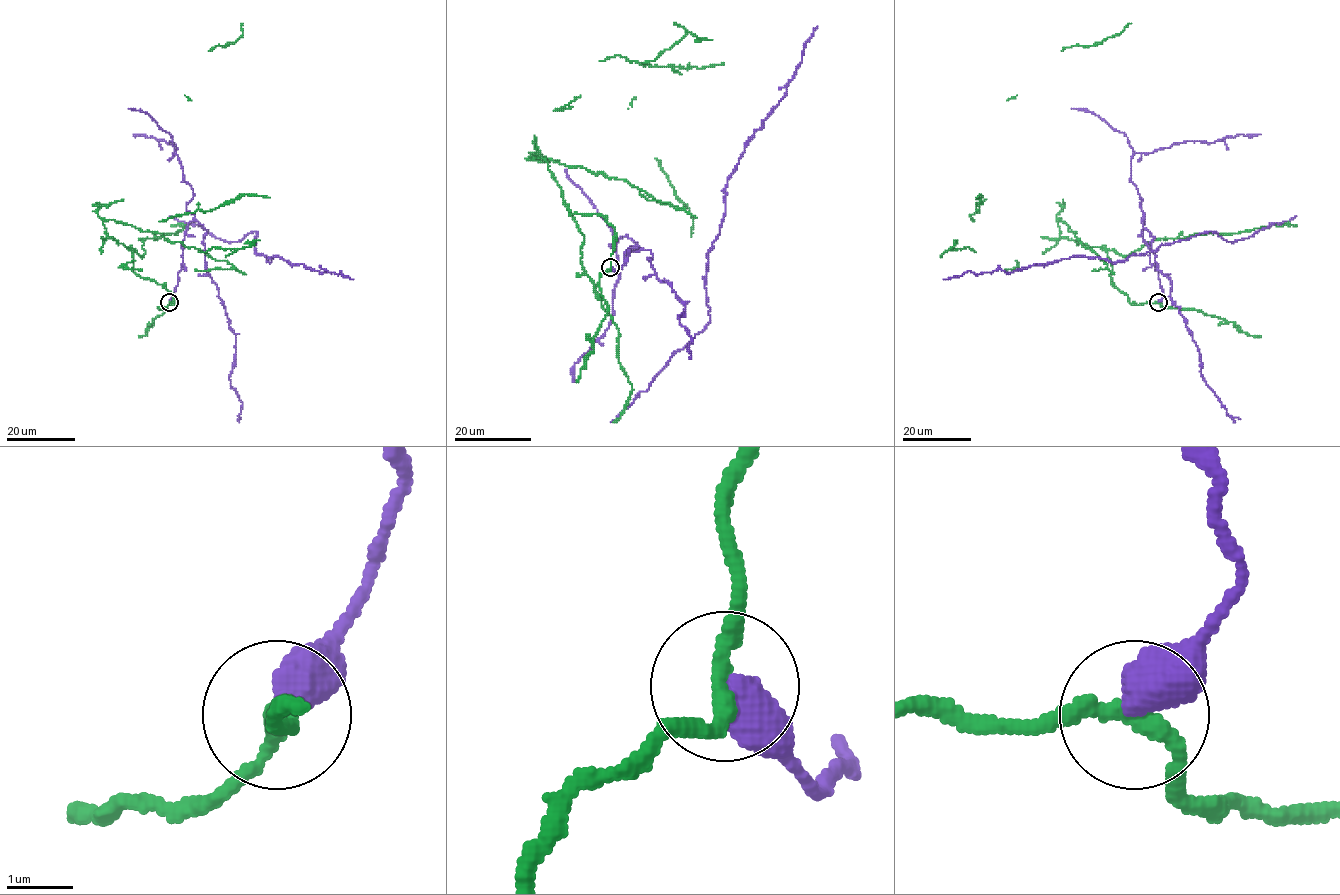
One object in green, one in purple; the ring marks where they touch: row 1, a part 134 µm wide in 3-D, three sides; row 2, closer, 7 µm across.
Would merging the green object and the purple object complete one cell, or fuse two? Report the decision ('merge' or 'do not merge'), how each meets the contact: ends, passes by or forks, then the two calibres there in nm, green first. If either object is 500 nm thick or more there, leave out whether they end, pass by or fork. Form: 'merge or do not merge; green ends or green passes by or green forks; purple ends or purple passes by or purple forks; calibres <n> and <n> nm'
do not merge; calibres 260 and 550 nm

